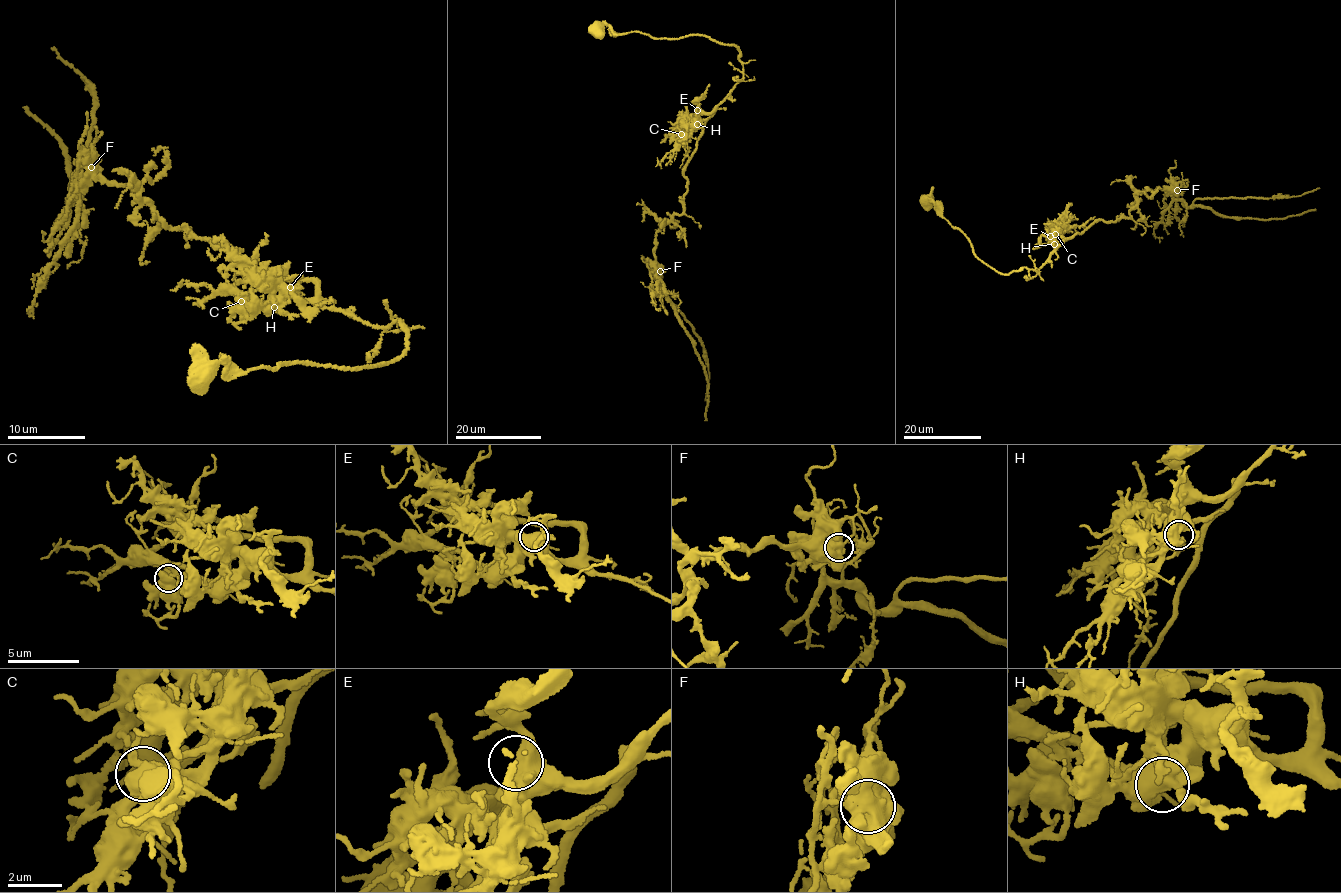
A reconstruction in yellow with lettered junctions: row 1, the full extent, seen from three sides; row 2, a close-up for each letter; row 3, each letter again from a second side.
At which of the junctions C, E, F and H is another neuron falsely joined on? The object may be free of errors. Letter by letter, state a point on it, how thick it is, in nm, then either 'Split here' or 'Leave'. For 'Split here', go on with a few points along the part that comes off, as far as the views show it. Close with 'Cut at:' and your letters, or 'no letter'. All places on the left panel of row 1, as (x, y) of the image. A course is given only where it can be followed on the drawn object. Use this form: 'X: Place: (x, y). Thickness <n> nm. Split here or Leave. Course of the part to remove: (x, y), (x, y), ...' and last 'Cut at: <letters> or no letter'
C: Place: (241, 301). Thickness 600 nm. Leave
E: Place: (290, 287). Thickness 600 nm. Leave
F: Place: (91, 167). Thickness 650 nm. Split here. Course of the part to remove: (92, 167), (92, 147), (75, 194), (79, 197), (74, 198), (74, 172), (95, 106), (85, 79), (51, 48)
H: Place: (274, 307). Thickness 650 nm. Leave
Cut at: F

